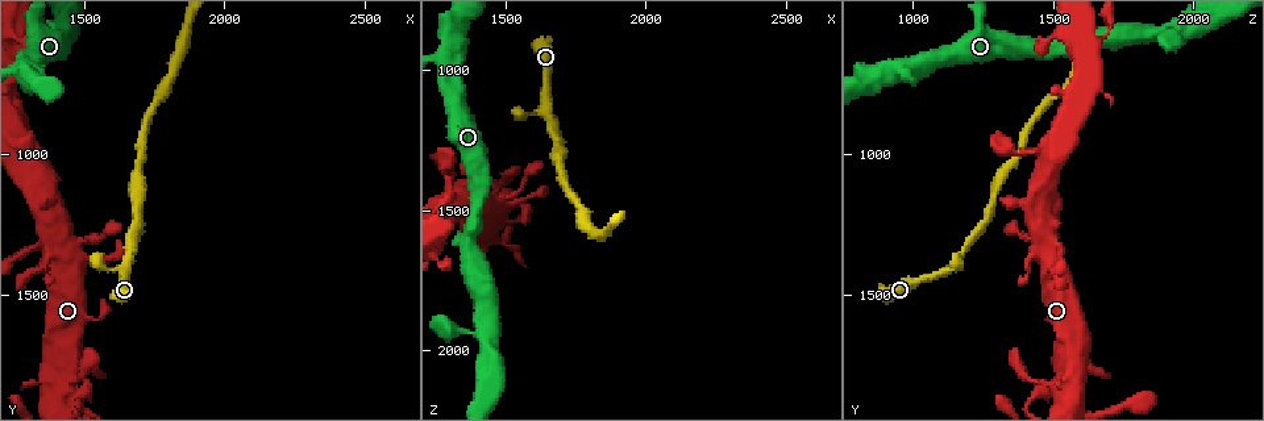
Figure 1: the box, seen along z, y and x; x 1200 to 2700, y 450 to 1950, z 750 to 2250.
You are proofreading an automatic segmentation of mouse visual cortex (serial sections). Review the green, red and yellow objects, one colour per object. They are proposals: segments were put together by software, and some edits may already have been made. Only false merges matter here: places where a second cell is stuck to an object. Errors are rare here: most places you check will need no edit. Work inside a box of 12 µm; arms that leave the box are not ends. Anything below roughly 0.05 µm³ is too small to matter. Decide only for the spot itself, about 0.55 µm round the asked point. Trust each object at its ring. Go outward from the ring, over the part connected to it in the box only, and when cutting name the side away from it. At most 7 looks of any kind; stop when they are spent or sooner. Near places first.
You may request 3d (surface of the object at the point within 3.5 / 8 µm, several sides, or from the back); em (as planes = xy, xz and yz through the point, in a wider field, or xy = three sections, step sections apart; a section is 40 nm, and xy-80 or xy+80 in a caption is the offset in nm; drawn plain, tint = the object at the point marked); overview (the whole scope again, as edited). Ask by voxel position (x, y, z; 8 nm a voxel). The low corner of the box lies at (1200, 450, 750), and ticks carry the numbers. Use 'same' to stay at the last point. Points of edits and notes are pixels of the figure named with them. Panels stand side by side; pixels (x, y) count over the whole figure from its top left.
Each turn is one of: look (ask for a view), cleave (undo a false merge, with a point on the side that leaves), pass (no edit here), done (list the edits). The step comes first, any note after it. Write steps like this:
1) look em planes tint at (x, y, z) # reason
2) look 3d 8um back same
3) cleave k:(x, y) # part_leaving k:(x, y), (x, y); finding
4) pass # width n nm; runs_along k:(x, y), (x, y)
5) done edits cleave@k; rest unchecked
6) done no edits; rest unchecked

look 3d 3.5um at (1420, 1370, 1480) # looks like a crossing

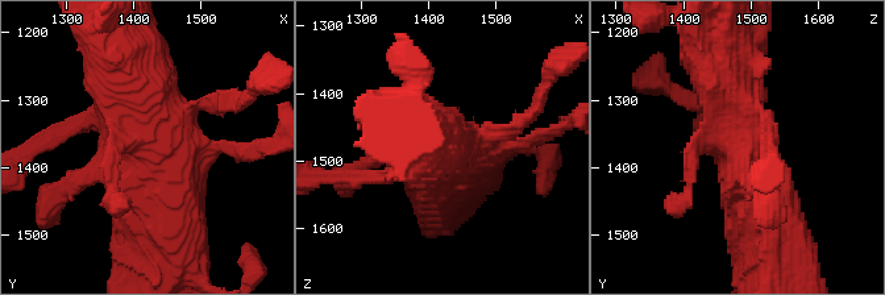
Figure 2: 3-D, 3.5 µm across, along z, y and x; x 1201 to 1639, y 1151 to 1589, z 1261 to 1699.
look em xy step 2 tint at (1420, 1375, 1485)

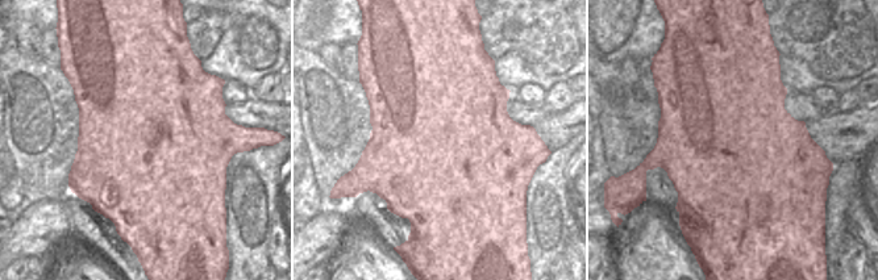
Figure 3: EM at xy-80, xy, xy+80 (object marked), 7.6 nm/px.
pass # runs_along 2:(765, 257), (728, 91); one cell here

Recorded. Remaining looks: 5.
look 3d 3.5um at (1460, 1810, 1450) # sudden change in width

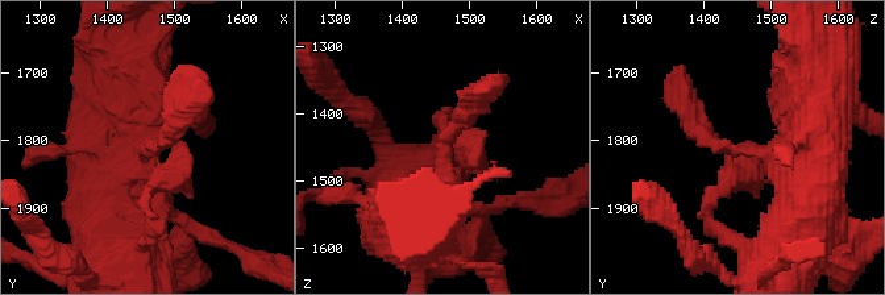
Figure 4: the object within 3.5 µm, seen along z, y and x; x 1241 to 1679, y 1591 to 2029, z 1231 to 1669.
pass # runs_along 4:(415, 227), (483, 91); one cell here

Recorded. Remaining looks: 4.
look 3d 3.5um at (1660, 1410, 1140) # branch point

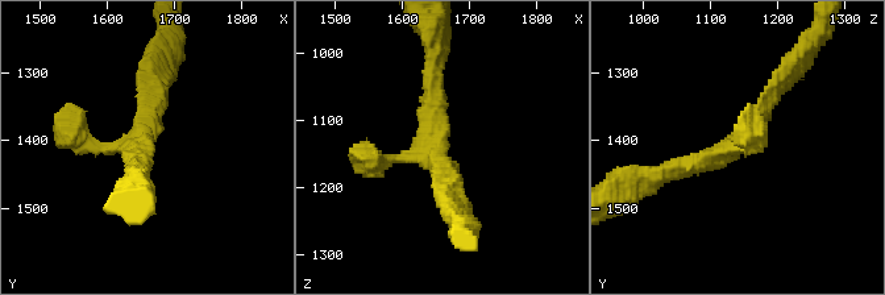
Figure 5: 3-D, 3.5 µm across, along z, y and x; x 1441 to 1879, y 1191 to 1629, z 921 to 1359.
look em xy step 5 tint at (1655, 1405, 1135) # shape alone is not enough

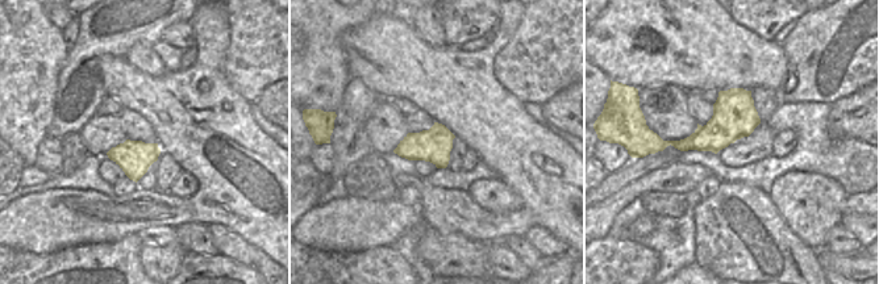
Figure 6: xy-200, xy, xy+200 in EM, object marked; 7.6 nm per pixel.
pass # runs_along 5:(655, 178), (739, 145), (786, 73); continuous, no second cell

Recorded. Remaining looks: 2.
done no edits; rest unchecked

